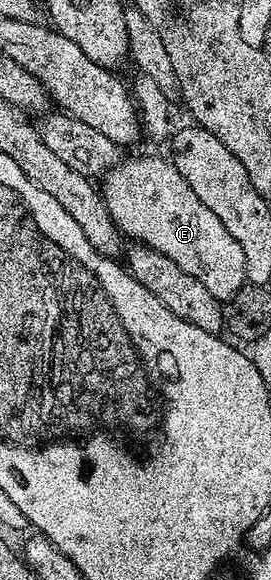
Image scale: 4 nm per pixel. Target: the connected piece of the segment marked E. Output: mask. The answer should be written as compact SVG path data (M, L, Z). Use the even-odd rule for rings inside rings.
M129 157L104 174L99 192L117 228L126 238L150 245L167 255L175 267L195 275L211 295L222 303L230 301L246 285L243 251L219 218L191 191L172 160L161 157Z

